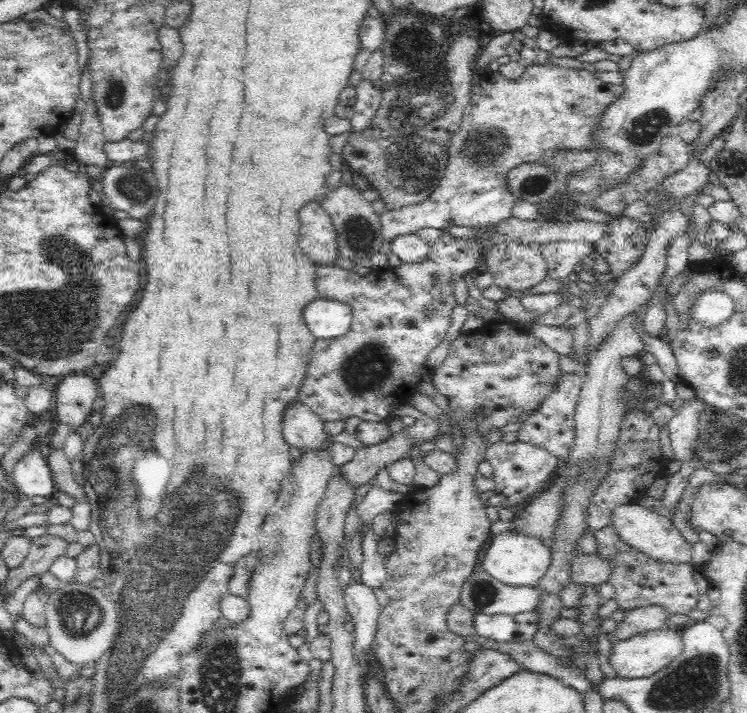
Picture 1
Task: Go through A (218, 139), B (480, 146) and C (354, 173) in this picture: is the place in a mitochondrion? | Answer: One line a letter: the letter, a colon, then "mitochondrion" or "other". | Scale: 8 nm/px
A: other
B: mitochondrion
C: other

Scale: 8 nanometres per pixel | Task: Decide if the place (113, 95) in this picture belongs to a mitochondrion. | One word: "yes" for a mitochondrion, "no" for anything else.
yes

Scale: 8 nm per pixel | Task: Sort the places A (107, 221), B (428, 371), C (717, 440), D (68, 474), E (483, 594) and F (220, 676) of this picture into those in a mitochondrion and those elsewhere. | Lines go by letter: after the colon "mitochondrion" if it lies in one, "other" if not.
A: other
B: other
C: mitochondrion
D: other
E: mitochondrion
F: mitochondrion

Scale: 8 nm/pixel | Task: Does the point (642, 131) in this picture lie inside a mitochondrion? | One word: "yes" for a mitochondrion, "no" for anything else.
yes

